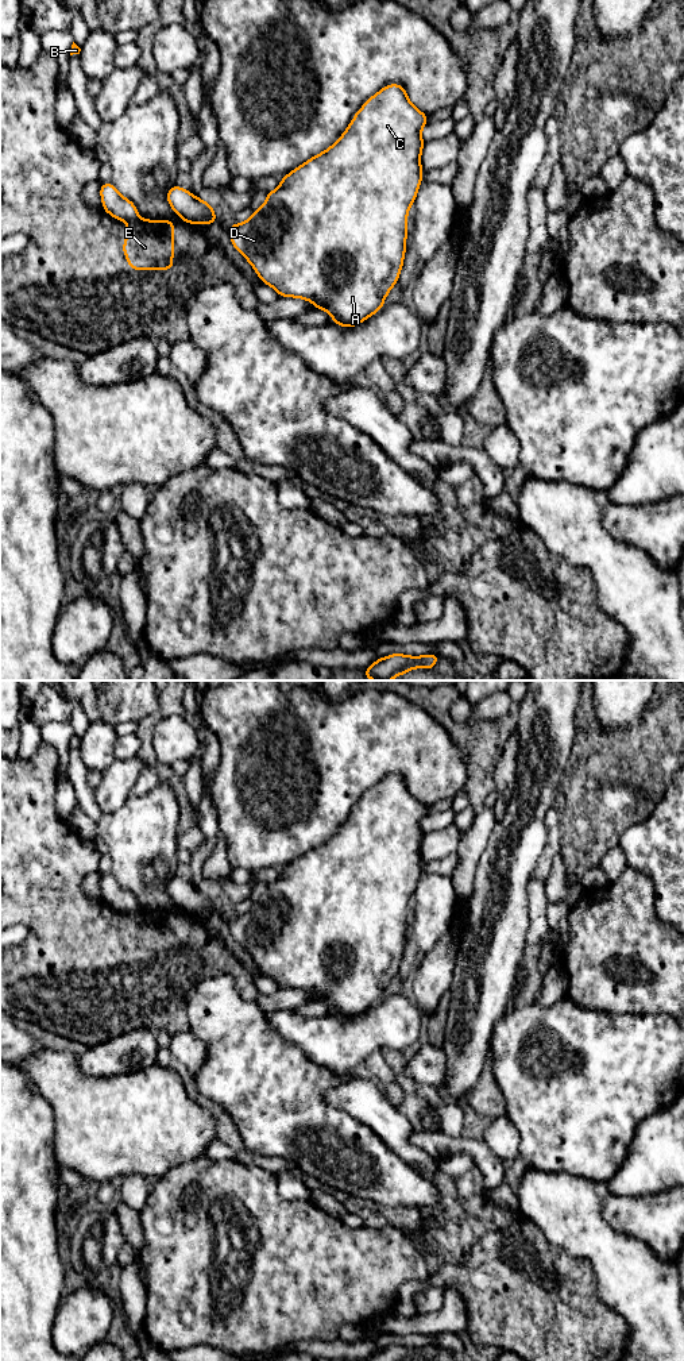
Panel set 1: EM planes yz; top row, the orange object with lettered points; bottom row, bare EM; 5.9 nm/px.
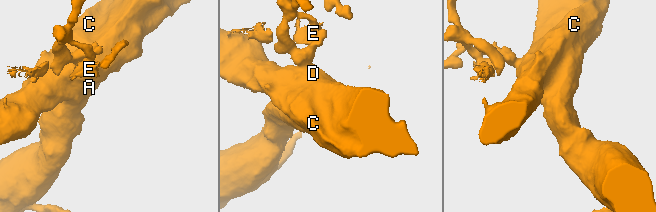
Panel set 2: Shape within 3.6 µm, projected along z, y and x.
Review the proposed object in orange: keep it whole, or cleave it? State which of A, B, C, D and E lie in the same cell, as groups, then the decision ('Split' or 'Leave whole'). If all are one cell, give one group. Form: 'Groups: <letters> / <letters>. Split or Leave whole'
Groups: A B C D / E. Split

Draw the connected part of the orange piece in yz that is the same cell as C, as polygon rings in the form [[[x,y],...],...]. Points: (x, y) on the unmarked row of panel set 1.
[[[389,775],[378,784],[366,791],[364,797],[355,805],[345,824],[325,843],[312,848],[287,867],[281,870],[281,876],[267,884],[262,899],[252,902],[246,914],[227,918],[233,938],[251,955],[260,972],[274,979],[279,988],[297,988],[314,994],[314,1000],[328,1002],[333,1009],[332,1014],[351,1019],[383,999],[384,990],[393,978],[397,976],[403,949],[406,944],[407,928],[407,902],[413,897],[424,864],[421,860],[421,841],[425,832],[421,829],[421,821],[429,816],[428,806],[417,801],[409,791],[409,787],[401,775]]]

